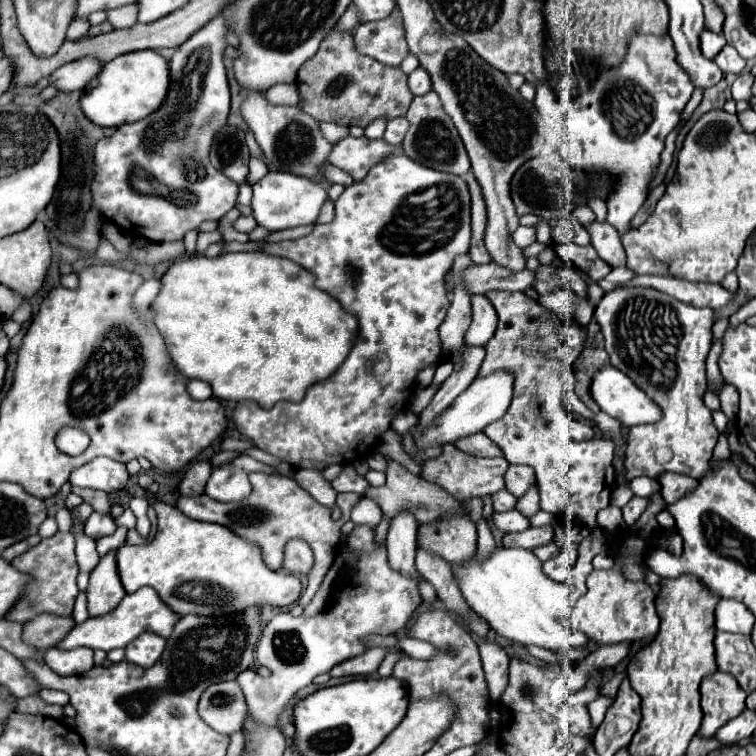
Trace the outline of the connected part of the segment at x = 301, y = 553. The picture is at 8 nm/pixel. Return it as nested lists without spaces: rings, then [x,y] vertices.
[[[292,539],[284,548],[284,570],[290,574],[306,574],[312,568],[312,550],[300,539]]]

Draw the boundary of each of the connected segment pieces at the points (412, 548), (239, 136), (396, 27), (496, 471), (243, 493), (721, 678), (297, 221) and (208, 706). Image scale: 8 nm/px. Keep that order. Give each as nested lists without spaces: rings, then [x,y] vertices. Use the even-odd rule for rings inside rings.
[[[400,510],[388,528],[386,538],[386,550],[390,566],[396,568],[402,574],[420,578],[420,574],[414,568],[414,556],[416,556],[416,542],[418,542],[418,522],[410,510]]]
[[[226,124],[216,136],[210,150],[210,160],[214,168],[224,172],[234,182],[242,184],[248,176],[248,146],[244,142],[244,130]]]
[[[398,8],[386,20],[360,24],[354,34],[354,44],[360,54],[364,52],[382,64],[400,66],[408,54],[408,46]]]
[[[454,444],[443,446],[442,456],[434,460],[426,460],[422,464],[422,476],[430,482],[436,482],[444,490],[448,490],[454,498],[458,500],[470,500],[474,496],[484,496],[484,494],[494,494],[506,488],[504,484],[504,474],[508,470],[508,462],[500,458],[476,458],[470,454],[458,450]]]
[[[242,454],[230,464],[212,470],[212,476],[206,482],[206,494],[218,502],[240,502],[248,498],[252,492],[252,484],[248,482],[248,472],[278,474],[276,468]]]
[[[716,670],[714,674],[708,674],[700,684],[700,694],[704,720],[698,734],[706,738],[712,738],[724,722],[738,716],[746,708],[746,692],[742,692],[734,676],[728,672]]]
[[[268,172],[252,186],[252,190],[252,216],[256,218],[258,226],[266,230],[286,230],[294,226],[314,224],[328,196],[320,184],[314,184],[312,180],[302,180],[302,176],[290,176],[288,172]]]
[[[236,680],[210,684],[198,704],[198,714],[210,728],[220,734],[234,734],[242,730],[242,716],[246,714],[244,694]]]

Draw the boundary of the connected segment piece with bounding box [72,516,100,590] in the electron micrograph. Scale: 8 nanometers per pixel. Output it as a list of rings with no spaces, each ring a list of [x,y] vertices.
[[[74,516],[74,522],[72,522],[72,532],[76,532],[74,534],[74,538],[76,538],[76,560],[78,560],[78,568],[80,568],[78,588],[80,590],[86,590],[86,586],[88,586],[88,574],[98,564],[100,556],[96,552],[96,542],[90,540],[82,532],[82,522],[76,516]]]

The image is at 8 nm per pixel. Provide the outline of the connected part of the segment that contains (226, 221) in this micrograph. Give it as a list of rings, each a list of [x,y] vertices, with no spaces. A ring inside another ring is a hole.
[[[232,208],[224,218],[222,218],[222,238],[224,242],[237,241],[245,243],[249,241],[248,234],[242,234],[234,230],[234,220],[240,216],[238,208]]]

